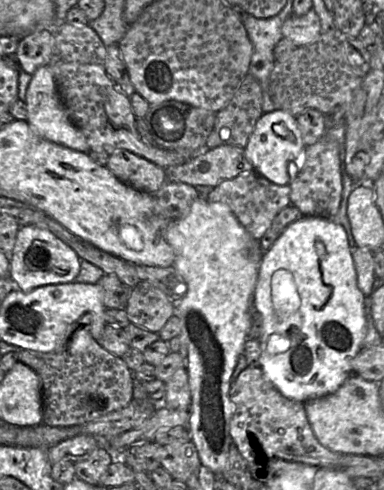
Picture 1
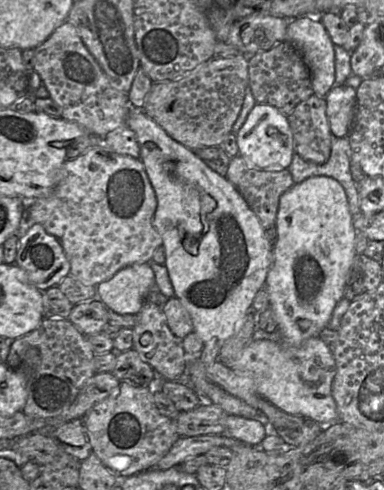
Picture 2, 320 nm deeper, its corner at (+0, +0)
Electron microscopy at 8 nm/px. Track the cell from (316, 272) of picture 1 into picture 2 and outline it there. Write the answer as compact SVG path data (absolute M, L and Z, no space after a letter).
M327 176L309 177L280 197L276 216L277 241L265 289L269 296L280 340L299 346L327 327L334 307L343 298L354 261L356 230L344 188Z

